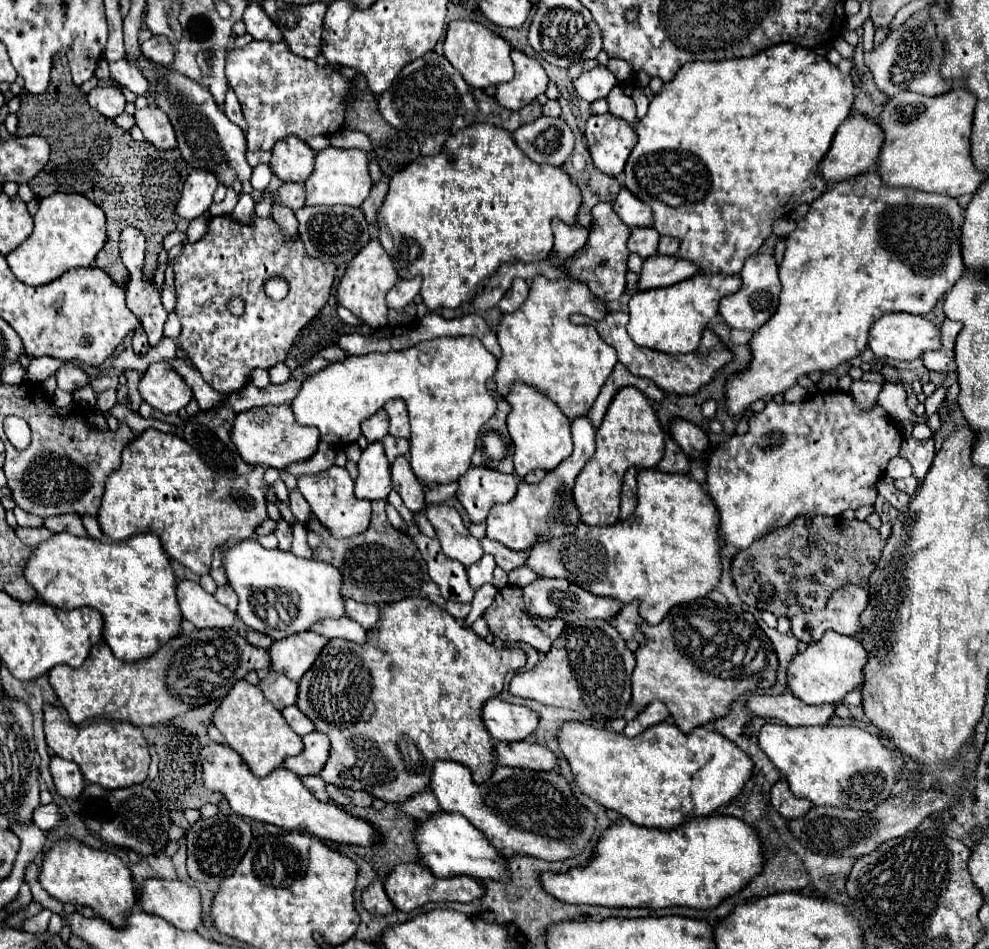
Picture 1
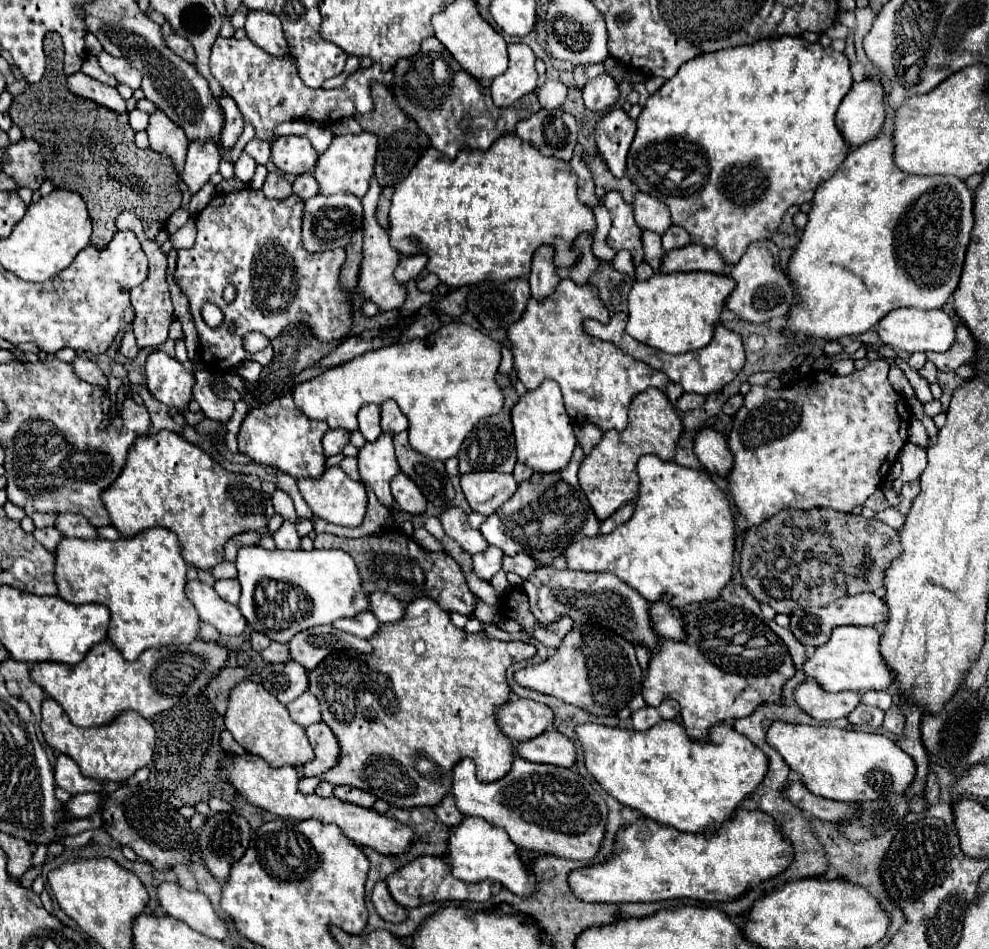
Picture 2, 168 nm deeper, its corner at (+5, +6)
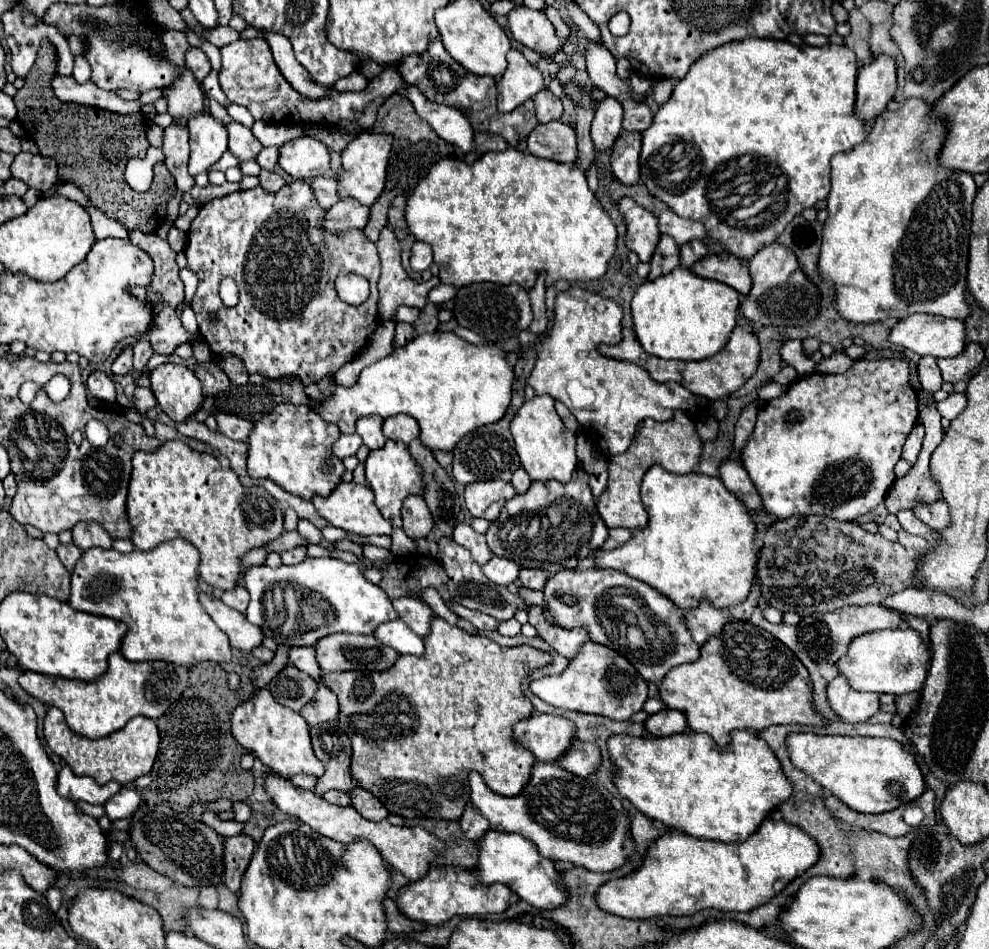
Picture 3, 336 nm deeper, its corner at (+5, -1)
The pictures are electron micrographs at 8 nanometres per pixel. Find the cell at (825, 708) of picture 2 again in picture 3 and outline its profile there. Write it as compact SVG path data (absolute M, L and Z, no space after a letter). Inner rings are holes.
M836 676L828 688L826 698L834 714L842 722L866 722L870 716L874 716L880 708L878 694L874 692L854 692L842 676Z

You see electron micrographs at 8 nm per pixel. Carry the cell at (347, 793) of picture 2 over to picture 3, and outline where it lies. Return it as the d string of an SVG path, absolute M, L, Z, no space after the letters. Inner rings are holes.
M352 788L348 792L350 804L368 820L384 820L388 816L388 810L380 804L378 798L374 798L370 792L364 792L362 788Z

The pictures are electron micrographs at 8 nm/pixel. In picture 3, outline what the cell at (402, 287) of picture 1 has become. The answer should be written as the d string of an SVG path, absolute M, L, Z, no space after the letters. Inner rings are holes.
M414 242L412 246L412 254L410 254L410 266L414 272L422 272L428 270L432 264L432 248L428 244L422 242Z

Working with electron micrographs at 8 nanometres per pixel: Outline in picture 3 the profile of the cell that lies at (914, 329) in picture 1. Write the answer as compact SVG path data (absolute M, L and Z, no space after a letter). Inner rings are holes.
M912 314L912 316L898 320L890 330L888 342L908 348L920 356L934 356L934 358L954 358L966 346L962 320L942 318L942 316L932 316L932 314Z

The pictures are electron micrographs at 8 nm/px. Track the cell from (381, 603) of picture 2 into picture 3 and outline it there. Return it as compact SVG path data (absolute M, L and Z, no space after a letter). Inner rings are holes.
M396 598L392 604L394 610L398 612L398 618L402 618L402 622L406 622L418 636L428 634L432 620L432 612L428 604L418 602L414 598Z

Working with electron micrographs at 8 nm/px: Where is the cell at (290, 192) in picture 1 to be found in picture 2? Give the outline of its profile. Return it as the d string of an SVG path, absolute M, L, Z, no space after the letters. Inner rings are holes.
M312 173L298 175L292 187L294 187L294 191L296 191L296 193L298 193L298 195L300 195L304 201L320 193L320 185L318 185L318 181L314 179L314 175L312 175Z

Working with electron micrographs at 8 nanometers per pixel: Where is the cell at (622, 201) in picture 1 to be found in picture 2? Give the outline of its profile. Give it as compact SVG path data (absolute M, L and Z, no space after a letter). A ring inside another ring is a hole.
M638 191L632 207L634 207L636 223L642 229L650 229L650 231L656 231L656 233L662 235L672 225L670 209L652 195L646 195L646 193Z

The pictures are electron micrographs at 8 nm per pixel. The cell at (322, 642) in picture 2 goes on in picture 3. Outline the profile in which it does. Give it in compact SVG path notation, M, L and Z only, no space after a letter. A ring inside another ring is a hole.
M330 634L318 640L314 650L322 674L338 670L386 670L398 658L396 650L384 646L374 636Z

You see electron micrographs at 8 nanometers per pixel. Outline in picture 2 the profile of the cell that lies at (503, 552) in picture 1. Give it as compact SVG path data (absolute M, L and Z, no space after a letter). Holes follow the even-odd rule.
M518 553L518 557L504 557L504 571L514 571L522 579L528 579L534 573L534 569L536 561L526 553Z

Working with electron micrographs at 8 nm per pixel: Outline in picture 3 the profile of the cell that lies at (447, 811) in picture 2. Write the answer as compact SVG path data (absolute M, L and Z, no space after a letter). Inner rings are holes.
M470 804L466 806L466 810L464 810L462 818L458 820L458 824L462 828L462 834L468 836L468 840L480 840L482 832L486 832L490 828L488 822L482 816L478 816L478 812Z

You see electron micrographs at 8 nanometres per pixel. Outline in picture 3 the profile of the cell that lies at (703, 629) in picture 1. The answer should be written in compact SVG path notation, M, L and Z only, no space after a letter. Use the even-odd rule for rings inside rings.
M728 620L724 624L724 630L710 636L710 640L700 648L700 658L696 662L672 668L658 686L658 698L664 702L666 708L674 708L686 714L688 726L694 732L710 734L720 748L728 746L732 730L764 730L772 724L826 724L826 720L812 710L810 676L804 664L790 648L770 636L770 632L744 620Z

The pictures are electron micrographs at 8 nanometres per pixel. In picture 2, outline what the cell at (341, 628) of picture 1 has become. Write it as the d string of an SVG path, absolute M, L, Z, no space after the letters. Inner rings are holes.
M372 611L358 613L358 617L346 619L346 631L352 631L354 635L364 637L364 639L374 637L378 633L378 629L380 629L380 621L376 619L376 615ZM348 625L352 625L352 627L348 627Z

